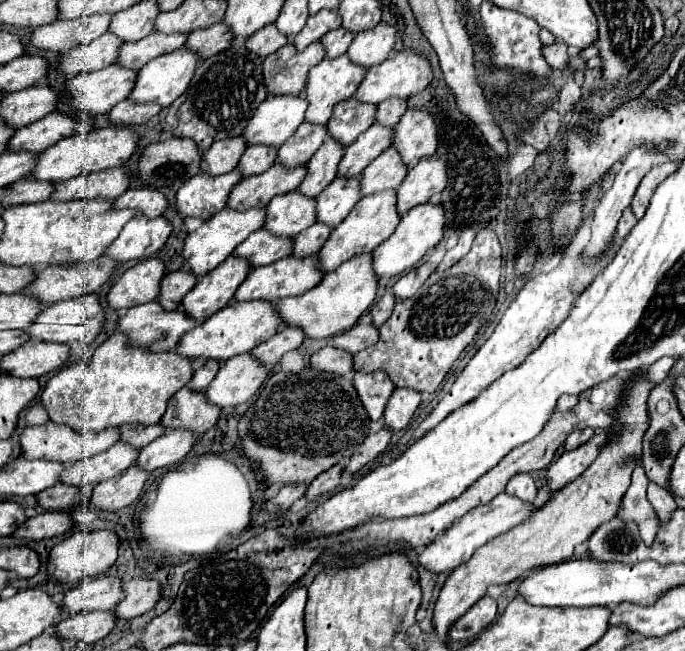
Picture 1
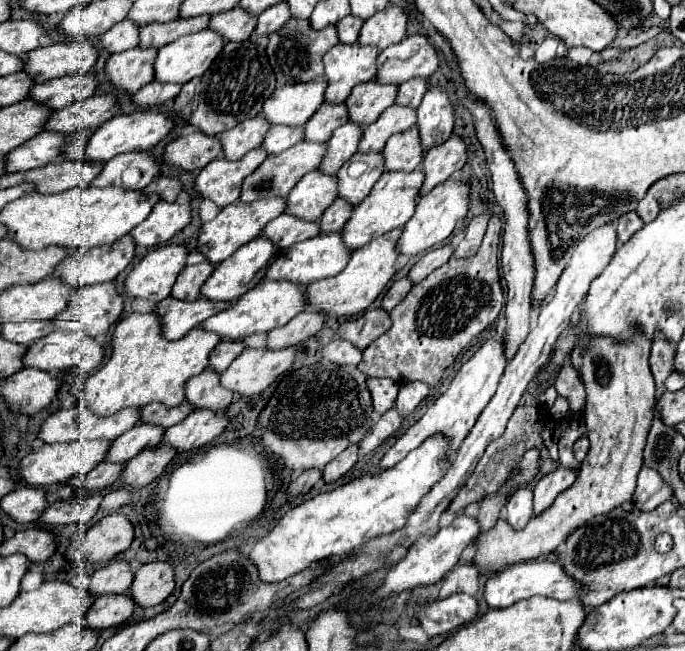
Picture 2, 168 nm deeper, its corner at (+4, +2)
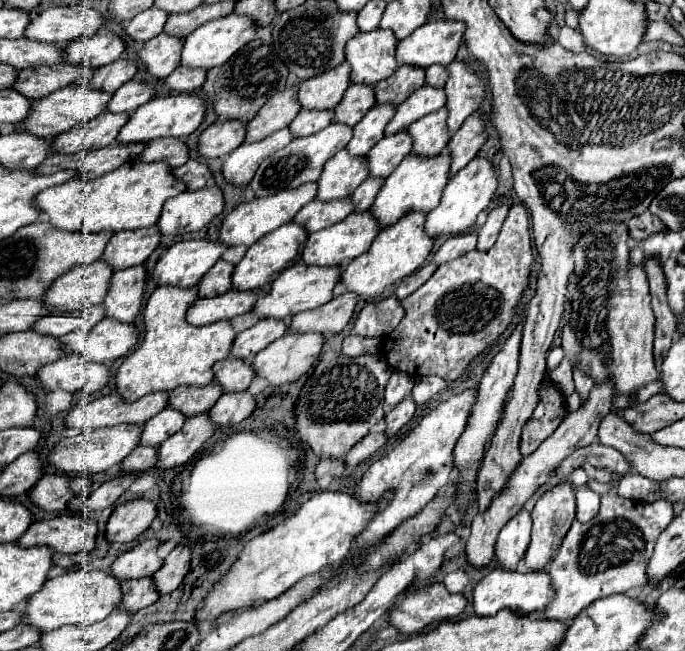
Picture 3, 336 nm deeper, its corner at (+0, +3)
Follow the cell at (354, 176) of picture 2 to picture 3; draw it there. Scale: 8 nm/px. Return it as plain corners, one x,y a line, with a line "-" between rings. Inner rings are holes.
406,132
382,138
368,154
368,174
388,178
388,174
410,154
410,136

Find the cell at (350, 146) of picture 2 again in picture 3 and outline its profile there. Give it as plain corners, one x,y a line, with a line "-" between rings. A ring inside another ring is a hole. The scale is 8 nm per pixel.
372,106
366,116
354,124
352,140
348,142
346,150
354,156
366,156
368,150
382,140
382,130
386,128
386,122
394,116
394,106

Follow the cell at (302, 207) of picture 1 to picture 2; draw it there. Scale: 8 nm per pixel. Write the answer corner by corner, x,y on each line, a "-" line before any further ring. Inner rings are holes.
310,171
290,191
286,213
306,221
314,221
322,217
322,213
336,201
336,197
338,179
334,179
334,175

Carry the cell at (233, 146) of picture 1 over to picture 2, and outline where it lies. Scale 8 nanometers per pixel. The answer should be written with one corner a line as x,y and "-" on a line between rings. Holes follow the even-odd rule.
256,115
254,119
246,119
238,123
234,129
224,131
220,135
224,157
230,161
236,161
244,157
248,151
260,147
268,129
270,125
266,125
264,115

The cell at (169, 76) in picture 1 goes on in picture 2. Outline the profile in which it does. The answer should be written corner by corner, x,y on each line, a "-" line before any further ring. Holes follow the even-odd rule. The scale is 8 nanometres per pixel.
210,29
184,35
158,51
154,65
156,79
160,83
188,83
206,73
224,45
222,35

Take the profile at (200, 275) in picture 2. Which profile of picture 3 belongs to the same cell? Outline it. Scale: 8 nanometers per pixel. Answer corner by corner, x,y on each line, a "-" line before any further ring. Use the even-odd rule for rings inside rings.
218,260
196,284
200,298
218,296
230,290
230,274
234,270
234,264
228,264
224,260

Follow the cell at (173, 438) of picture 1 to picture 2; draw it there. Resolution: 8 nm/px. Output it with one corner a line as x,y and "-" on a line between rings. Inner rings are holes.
196,409
178,425
166,429
164,443
176,447
178,451
190,451
210,443
228,427
228,423
230,419
226,417
224,411
216,413
210,409

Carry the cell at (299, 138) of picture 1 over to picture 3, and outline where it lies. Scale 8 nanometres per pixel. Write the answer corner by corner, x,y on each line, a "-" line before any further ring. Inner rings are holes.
350,84
348,90
344,92
342,102
332,110
334,112
332,122
344,124
344,126
354,126
366,114
366,110
370,110
372,106
374,106
374,88

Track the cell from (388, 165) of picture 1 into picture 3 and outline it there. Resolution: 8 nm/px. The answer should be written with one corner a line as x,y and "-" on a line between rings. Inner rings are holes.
446,108
426,114
408,128
412,138
412,152
418,156
434,156
446,148
450,134
446,130

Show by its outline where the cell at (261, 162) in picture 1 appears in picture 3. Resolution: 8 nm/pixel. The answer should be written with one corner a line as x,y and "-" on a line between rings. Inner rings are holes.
300,110
298,116
292,120
292,124
288,126
288,130
292,132
294,138
304,138
320,132
330,122
332,122
330,110

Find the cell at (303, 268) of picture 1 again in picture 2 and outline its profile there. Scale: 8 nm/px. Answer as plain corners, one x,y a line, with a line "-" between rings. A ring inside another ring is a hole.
320,233
312,239
306,239
302,243
294,243
294,247
288,247
286,251
280,251
274,263
266,269
266,279
272,281
292,281
292,283
302,283
310,285
314,281
320,281
324,277
338,275
346,263
350,261
352,251
342,243
342,233

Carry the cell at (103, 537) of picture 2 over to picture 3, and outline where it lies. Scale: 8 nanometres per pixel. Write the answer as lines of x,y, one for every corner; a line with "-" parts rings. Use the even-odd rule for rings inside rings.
132,500
126,504
120,504
106,524
106,542
114,544
128,544
134,542
154,520
156,506
148,500

